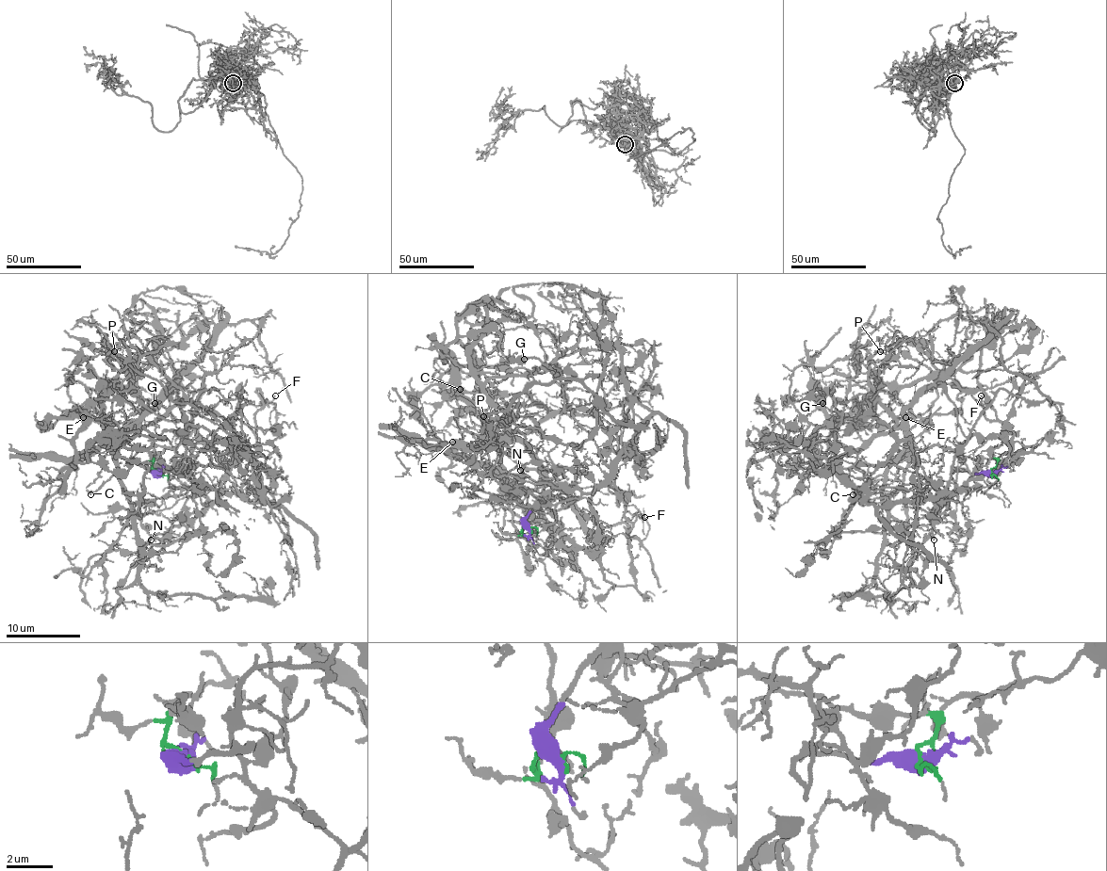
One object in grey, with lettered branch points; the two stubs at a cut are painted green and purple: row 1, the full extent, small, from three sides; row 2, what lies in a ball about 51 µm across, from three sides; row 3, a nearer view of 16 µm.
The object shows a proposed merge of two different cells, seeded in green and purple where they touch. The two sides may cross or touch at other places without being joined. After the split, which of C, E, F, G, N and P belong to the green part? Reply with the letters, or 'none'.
C, E, G, P

